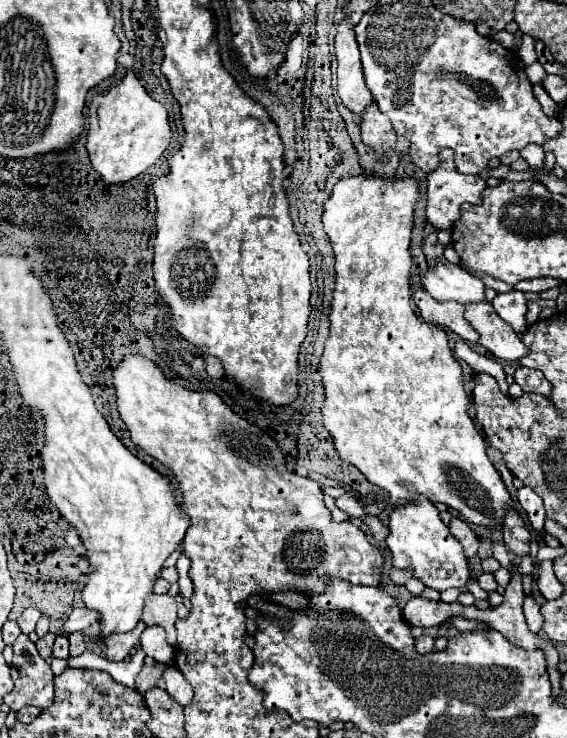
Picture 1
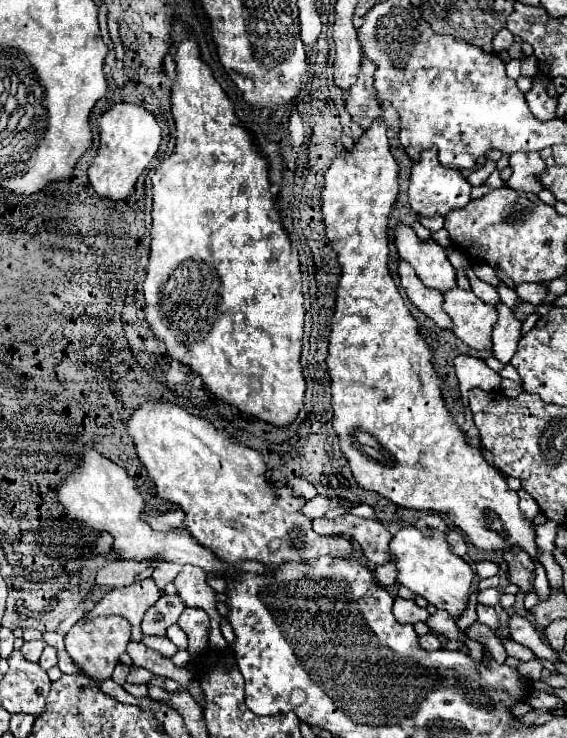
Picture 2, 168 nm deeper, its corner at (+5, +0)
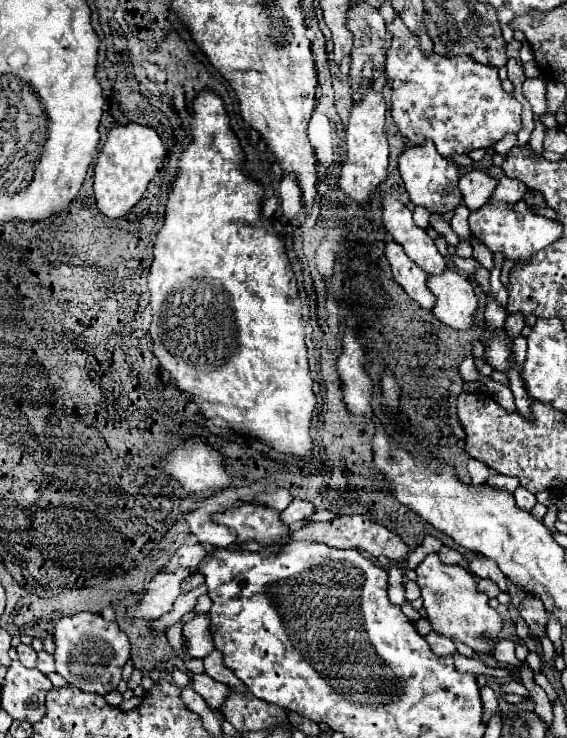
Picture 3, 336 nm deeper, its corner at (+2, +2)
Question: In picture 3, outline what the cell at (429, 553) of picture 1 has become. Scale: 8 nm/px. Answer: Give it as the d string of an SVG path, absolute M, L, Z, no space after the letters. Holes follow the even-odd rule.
M436 553L428 555L416 567L416 575L416 583L422 591L424 609L428 613L432 629L448 639L470 645L478 655L490 655L498 641L504 621L500 613L488 605L488 595L476 591L474 577L460 565L442 565Z

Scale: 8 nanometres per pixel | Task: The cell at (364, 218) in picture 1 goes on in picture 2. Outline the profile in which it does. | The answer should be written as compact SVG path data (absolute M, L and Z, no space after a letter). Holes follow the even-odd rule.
M373 123L349 153L343 153L331 163L321 191L321 213L327 237L341 265L327 355L333 395L333 429L339 435L339 447L351 465L355 481L363 489L375 491L399 507L445 513L479 549L505 551L521 547L531 559L537 559L535 529L525 521L517 505L517 491L507 487L505 477L483 459L477 447L467 443L465 433L457 427L443 401L443 377L433 365L433 349L427 345L419 321L405 307L389 273L387 231L397 195L399 163L389 151L385 125Z

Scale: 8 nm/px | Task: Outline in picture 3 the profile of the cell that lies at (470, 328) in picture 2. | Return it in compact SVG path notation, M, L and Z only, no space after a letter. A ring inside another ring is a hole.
M448 267L442 275L428 275L426 285L436 297L432 307L434 317L452 329L472 329L474 313L478 313L478 297L466 275Z

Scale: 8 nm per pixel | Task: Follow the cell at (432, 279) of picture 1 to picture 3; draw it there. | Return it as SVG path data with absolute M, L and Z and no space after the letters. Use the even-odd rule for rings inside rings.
M390 193L382 197L382 221L394 241L402 245L406 255L426 273L442 273L446 269L446 259L438 253L428 233L414 223L412 211Z

